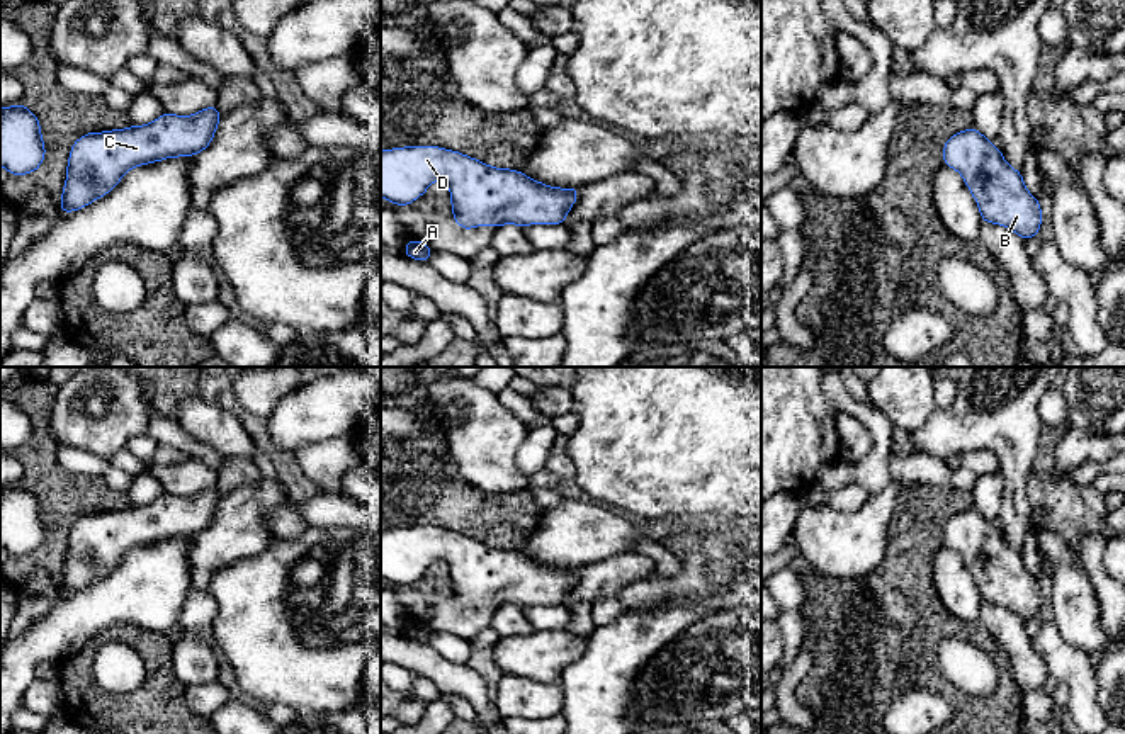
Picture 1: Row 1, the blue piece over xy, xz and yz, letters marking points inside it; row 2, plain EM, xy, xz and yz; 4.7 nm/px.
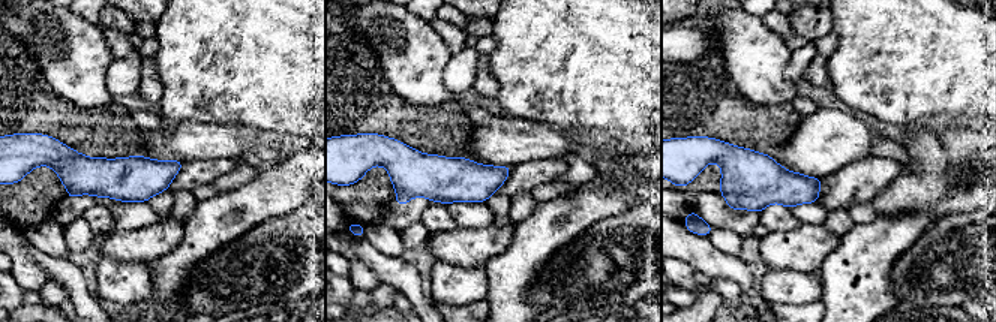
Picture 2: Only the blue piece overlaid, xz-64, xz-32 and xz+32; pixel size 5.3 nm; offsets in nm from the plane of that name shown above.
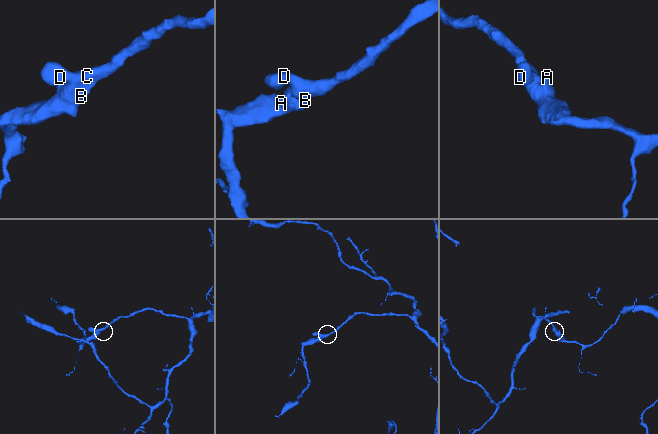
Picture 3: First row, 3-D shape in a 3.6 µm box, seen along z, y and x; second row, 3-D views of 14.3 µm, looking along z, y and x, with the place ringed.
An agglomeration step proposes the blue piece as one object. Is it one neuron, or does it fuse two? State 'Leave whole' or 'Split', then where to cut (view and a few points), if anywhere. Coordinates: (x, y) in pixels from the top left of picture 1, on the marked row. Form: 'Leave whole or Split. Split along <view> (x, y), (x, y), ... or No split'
Leave whole. No split

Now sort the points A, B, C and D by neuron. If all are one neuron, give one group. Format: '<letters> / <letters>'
A B C D

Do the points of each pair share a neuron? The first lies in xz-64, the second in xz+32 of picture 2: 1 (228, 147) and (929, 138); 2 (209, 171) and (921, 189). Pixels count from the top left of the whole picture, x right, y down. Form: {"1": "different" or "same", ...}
{"1": "different", "2": "different"}

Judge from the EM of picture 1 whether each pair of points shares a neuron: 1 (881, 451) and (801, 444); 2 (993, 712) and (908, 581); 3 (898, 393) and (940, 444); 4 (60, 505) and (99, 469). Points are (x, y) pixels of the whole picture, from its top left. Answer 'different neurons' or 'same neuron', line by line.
1: different neurons
2: same neuron
3: different neurons
4: different neurons

